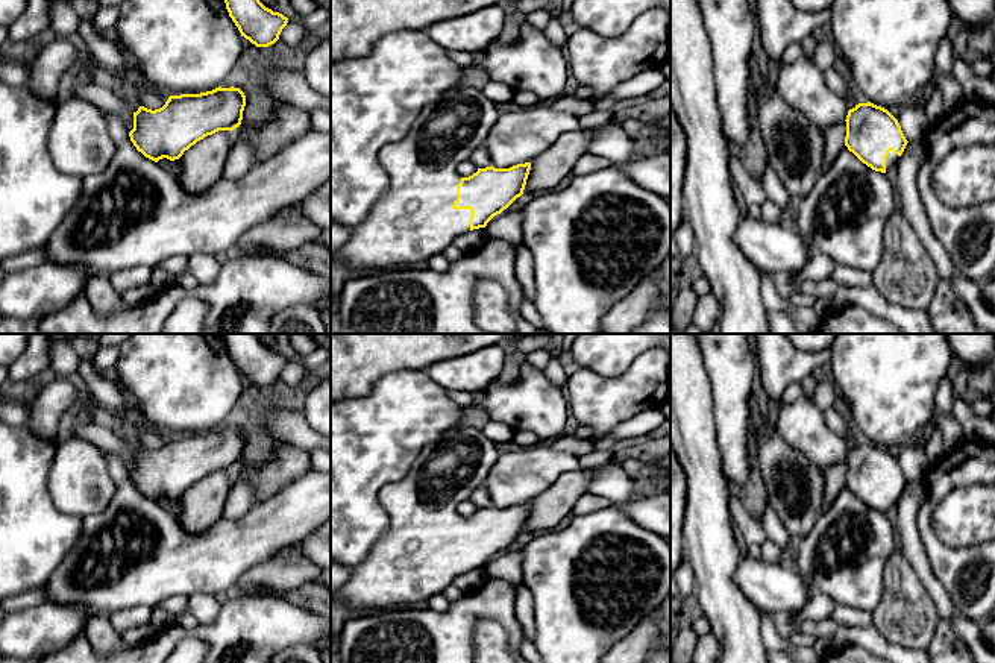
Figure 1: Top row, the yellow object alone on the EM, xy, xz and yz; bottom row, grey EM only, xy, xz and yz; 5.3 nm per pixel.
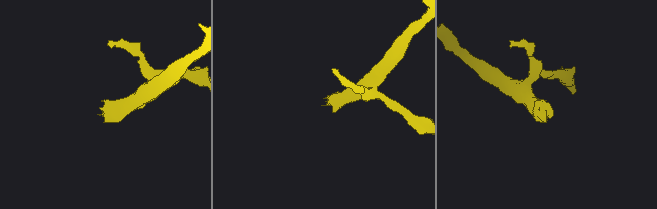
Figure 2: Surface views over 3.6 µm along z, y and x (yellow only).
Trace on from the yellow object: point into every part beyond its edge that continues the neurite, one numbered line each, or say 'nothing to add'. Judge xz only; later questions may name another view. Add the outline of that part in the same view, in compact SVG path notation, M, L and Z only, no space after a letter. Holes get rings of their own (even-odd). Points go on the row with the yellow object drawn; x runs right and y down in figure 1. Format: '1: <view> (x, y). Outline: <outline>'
1: xz (413, 220). Outline: M458 83L428 103L413 123L406 137L387 144L379 161L390 176L390 185L359 225L352 228L346 246L334 255L352 273L378 272L394 264L426 261L470 231L470 209L454 209L461 176L457 165L484 146L499 118L496 105L481 90Z

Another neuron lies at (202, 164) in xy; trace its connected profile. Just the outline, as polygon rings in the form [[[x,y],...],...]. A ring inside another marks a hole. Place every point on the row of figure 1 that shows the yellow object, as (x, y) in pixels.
[[[218,130],[184,152],[177,184],[187,193],[202,193],[221,179],[229,156],[234,130]]]

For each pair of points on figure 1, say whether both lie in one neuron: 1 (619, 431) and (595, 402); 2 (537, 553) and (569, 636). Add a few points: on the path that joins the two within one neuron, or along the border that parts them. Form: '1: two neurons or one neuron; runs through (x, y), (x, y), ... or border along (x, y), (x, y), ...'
1: two neurons; border along (648, 410), (642, 410), (619, 422), (605, 434)
2: one neuron; runs through (558, 574), (568, 583), (569, 615)

